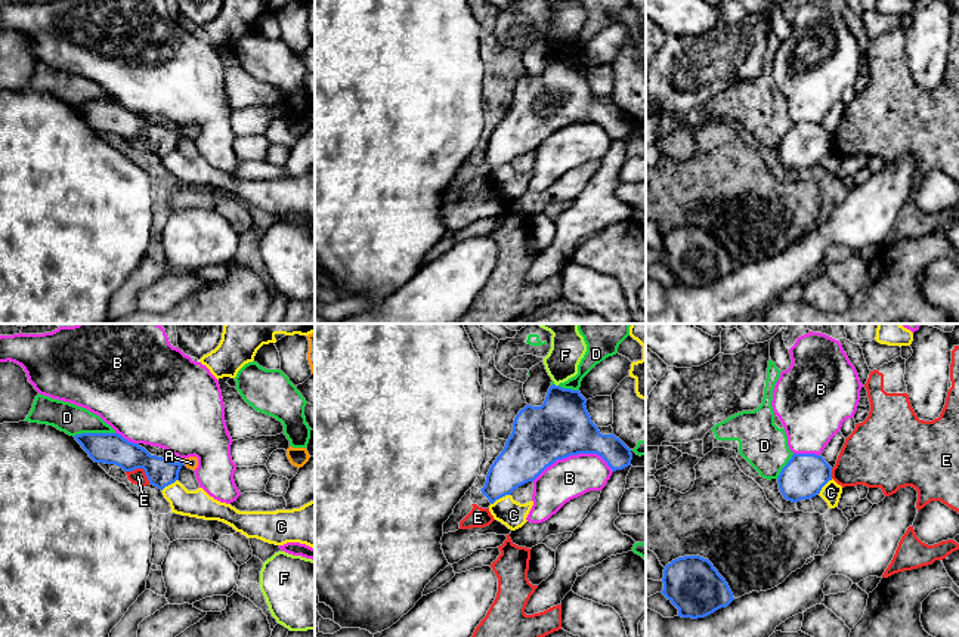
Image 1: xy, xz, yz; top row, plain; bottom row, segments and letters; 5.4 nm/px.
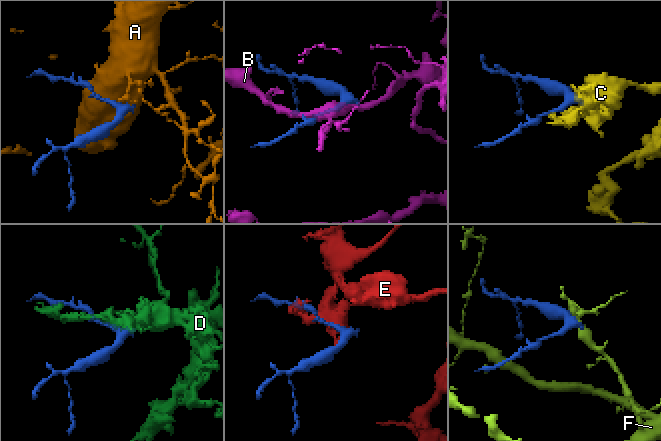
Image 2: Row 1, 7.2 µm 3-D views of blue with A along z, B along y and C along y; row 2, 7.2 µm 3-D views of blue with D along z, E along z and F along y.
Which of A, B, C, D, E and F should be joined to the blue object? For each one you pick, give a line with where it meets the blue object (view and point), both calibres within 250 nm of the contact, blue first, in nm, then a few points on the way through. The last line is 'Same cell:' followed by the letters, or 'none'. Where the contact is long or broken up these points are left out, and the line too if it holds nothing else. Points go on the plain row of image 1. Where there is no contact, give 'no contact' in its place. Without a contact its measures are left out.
A: xy (182, 132) | 160/70 nm | across xy (160, 141), (167, 141), (182, 132), (191, 132)
Same cell: A

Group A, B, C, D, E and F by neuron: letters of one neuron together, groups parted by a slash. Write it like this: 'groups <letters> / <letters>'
groups A / B / C / D / E / F

